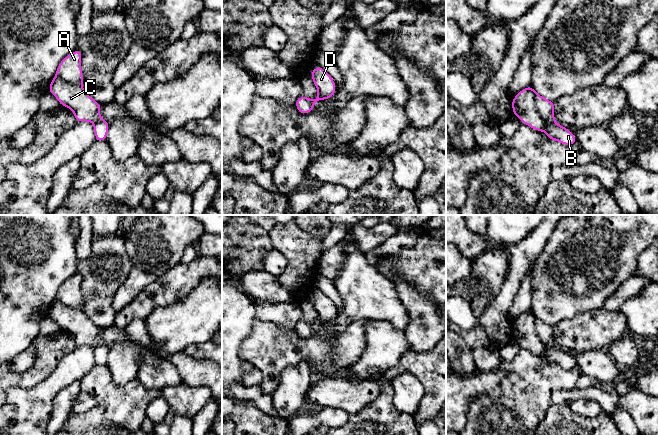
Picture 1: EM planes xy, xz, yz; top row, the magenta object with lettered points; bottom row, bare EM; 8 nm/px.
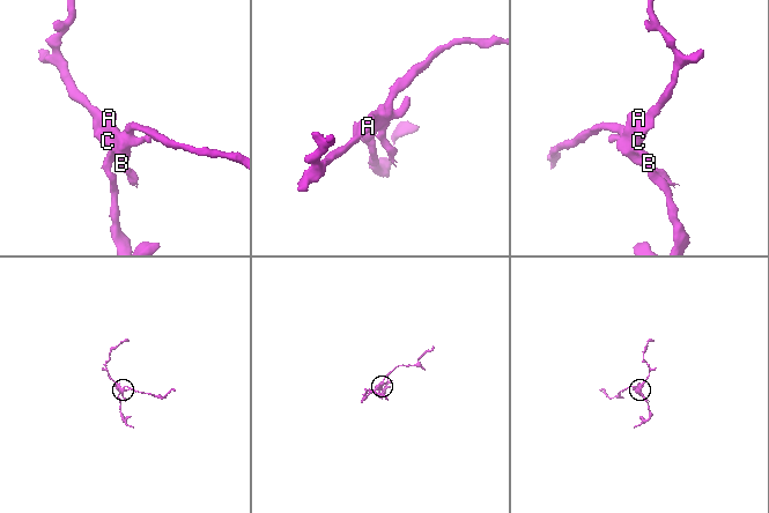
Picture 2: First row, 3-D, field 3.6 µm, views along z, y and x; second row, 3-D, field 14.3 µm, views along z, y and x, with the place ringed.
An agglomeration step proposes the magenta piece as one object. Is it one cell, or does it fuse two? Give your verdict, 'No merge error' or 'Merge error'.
Merge error

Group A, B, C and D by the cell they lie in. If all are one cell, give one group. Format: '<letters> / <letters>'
A B D / C

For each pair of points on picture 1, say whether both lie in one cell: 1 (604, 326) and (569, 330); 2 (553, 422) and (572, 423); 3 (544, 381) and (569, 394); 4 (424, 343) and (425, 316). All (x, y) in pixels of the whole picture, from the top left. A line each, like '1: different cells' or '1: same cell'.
1: same cell
2: same cell
3: different cells
4: same cell

